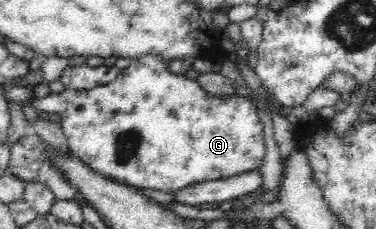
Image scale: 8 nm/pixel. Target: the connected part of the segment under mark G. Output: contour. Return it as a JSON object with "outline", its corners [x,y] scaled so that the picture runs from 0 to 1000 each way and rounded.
{"outline":[[[375,245],[351,262],[346,284],[316,310],[314,332],[277,376],[255,376],[239,393],[186,393],[176,389],[168,406],[136,406],[125,424],[101,428],[82,424],[72,437],[80,463],[98,485],[117,485],[133,498],[160,502],[165,515],[162,559],[181,611],[189,672],[207,699],[215,699],[229,725],[237,725],[255,755],[277,769],[316,777],[332,786],[362,817],[410,821],[410,830],[431,830],[431,838],[452,843],[481,825],[487,812],[537,795],[545,786],[601,786],[617,769],[654,760],[654,751],[676,751],[686,742],[697,716],[697,694],[705,677],[702,590],[681,493],[681,472],[670,437],[633,402],[622,424],[564,424],[527,376],[521,354],[495,345],[489,323],[465,328],[441,301],[447,262],[431,262],[418,245]]]}

